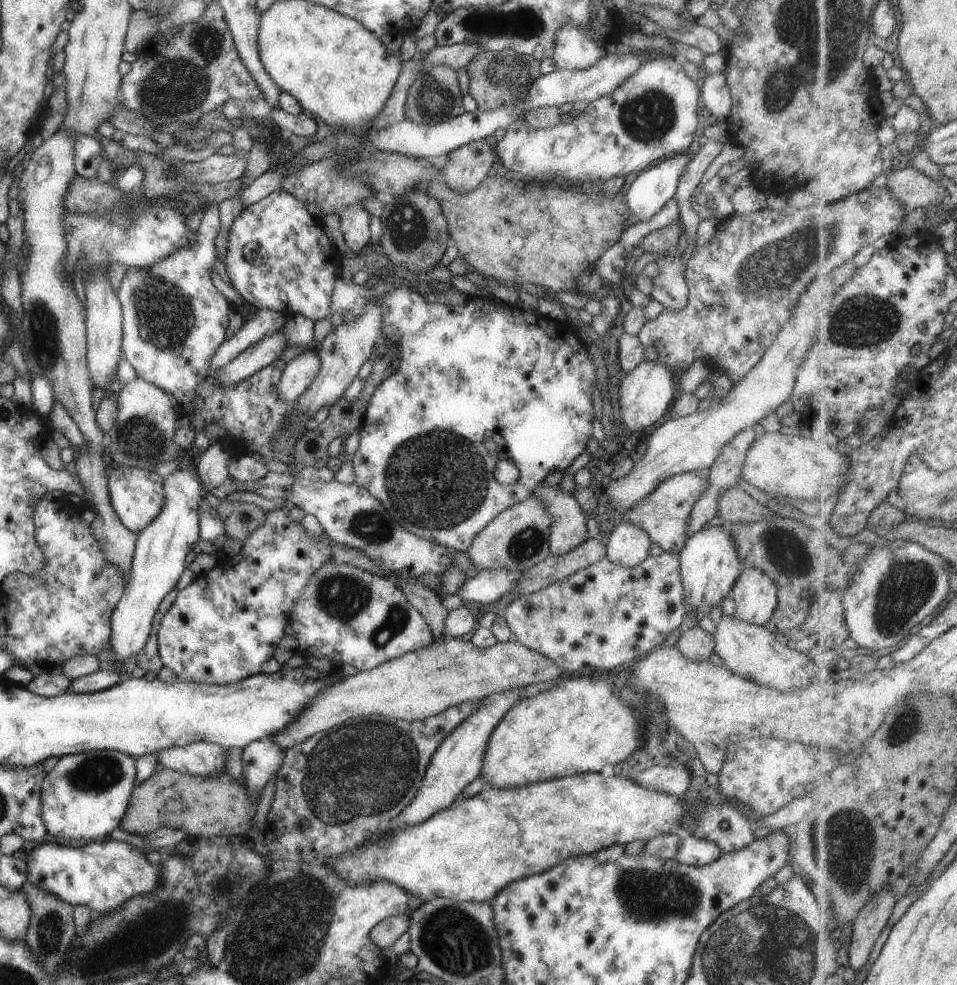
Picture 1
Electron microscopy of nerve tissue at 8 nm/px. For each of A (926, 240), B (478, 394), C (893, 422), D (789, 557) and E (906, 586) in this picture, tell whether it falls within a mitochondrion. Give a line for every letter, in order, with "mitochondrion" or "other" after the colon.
A: other
B: other
C: other
D: mitochondrion
E: mitochondrion

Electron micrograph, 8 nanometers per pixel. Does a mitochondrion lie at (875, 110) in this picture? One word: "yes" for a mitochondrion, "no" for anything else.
no

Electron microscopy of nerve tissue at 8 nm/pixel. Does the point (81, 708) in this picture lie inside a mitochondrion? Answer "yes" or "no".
no

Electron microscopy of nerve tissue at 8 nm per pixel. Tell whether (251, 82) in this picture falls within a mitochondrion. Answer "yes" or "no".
no

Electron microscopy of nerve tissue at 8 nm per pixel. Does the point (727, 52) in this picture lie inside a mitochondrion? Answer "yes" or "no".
no

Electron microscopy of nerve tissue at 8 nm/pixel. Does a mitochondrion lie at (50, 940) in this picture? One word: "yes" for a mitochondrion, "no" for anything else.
yes

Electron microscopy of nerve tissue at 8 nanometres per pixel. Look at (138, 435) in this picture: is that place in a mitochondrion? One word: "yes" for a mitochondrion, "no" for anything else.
yes

